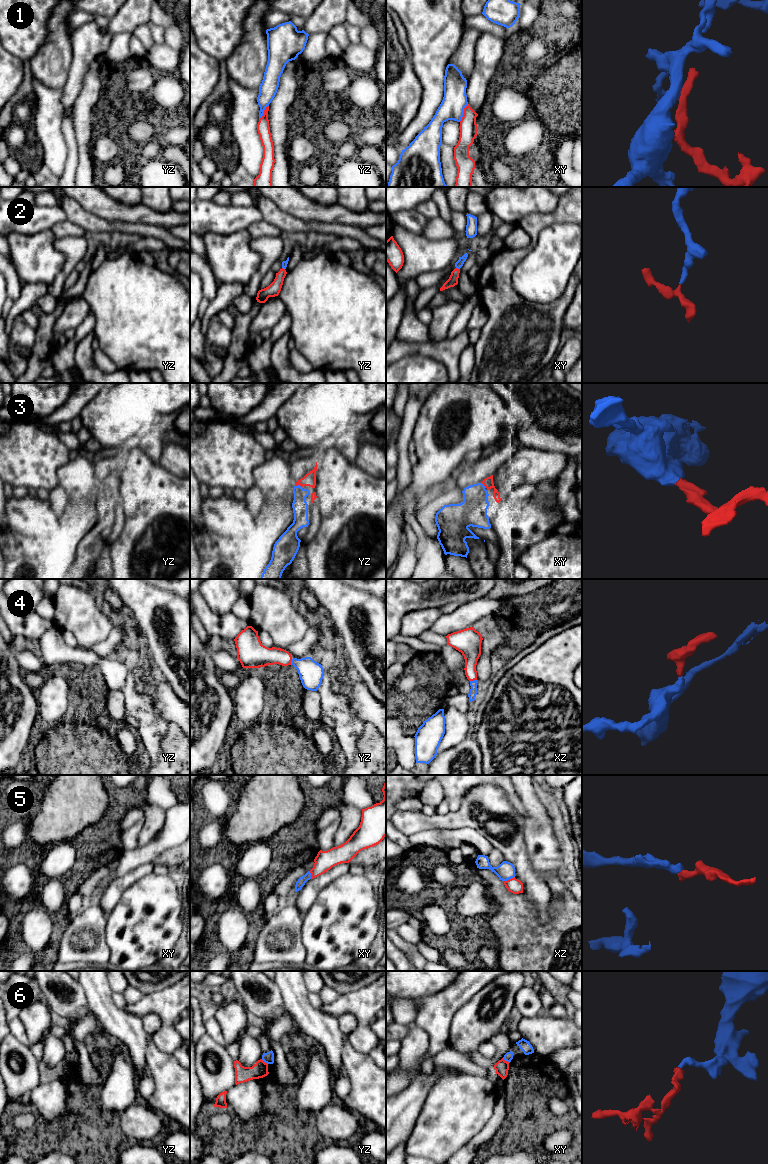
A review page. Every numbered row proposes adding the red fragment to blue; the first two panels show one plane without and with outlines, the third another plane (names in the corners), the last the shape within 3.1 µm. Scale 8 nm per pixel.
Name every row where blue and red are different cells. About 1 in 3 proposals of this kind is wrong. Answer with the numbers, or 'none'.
5, 6

